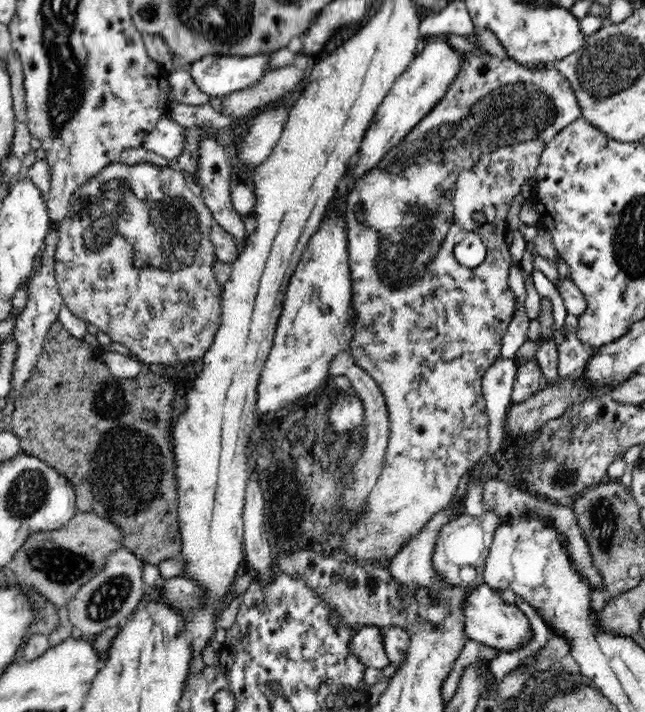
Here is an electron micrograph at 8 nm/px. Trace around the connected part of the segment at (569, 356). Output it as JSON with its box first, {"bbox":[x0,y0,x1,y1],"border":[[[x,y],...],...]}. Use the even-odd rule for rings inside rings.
{"bbox":[558,336,591,378],"border":[[[568,336],[558,346],[558,373],[563,378],[574,378],[581,375],[587,362],[591,359],[589,350],[574,336]]]}

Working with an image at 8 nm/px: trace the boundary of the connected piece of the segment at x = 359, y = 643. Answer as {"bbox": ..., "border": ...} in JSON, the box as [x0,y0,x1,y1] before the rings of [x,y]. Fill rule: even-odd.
{"bbox":[350,626,392,669],"border":[[[363,626],[360,627],[356,636],[352,638],[350,651],[367,667],[383,669],[392,664],[386,651],[384,651],[384,639],[382,639],[382,627]]]}

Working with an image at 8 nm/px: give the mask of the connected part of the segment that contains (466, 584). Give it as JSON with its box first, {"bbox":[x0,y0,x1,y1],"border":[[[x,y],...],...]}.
{"bbox":[432,510,499,590],"border":[[[484,510],[480,516],[460,515],[440,529],[432,553],[432,566],[447,588],[471,590],[485,583],[483,570],[499,524],[495,512]]]}

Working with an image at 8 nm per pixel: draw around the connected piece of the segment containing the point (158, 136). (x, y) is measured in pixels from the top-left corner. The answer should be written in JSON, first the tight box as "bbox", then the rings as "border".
{"bbox":[141,116,186,162],"border":[[[163,116],[158,124],[145,136],[141,147],[155,153],[167,162],[173,162],[181,153],[186,128],[173,121],[173,118]]]}

